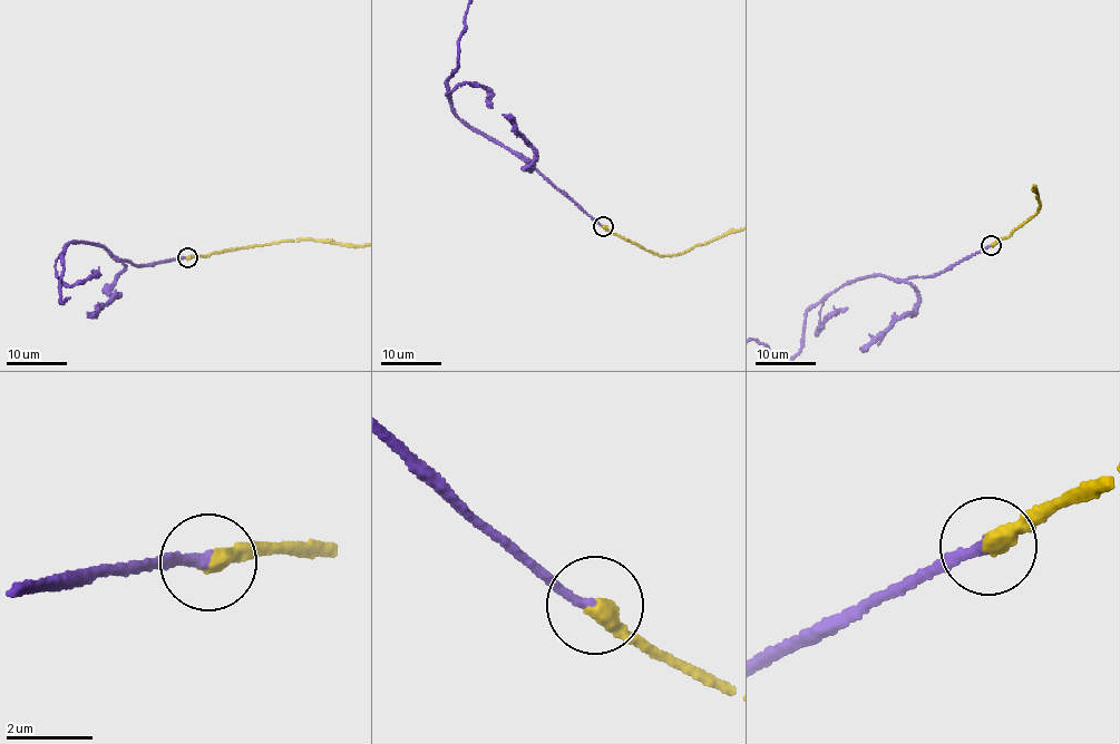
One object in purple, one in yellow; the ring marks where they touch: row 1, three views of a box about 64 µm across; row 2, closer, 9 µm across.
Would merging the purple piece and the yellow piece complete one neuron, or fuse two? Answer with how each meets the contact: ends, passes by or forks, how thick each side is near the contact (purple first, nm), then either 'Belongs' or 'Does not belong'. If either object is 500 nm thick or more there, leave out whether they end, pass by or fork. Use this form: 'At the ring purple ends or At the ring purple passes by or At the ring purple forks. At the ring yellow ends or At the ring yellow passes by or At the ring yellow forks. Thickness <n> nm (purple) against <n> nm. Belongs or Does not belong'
At the ring purple ends. At the ring yellow ends. Thickness 240 nm (purple) against 420 nm. Belongs

